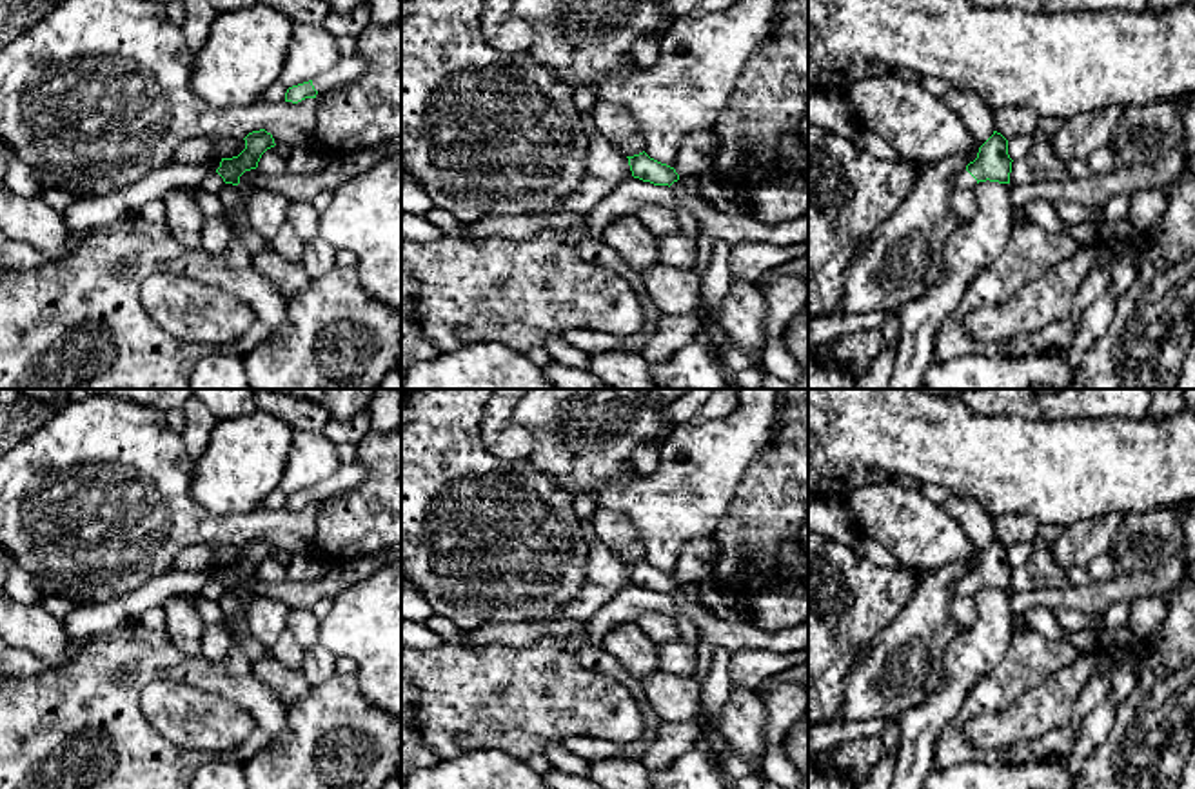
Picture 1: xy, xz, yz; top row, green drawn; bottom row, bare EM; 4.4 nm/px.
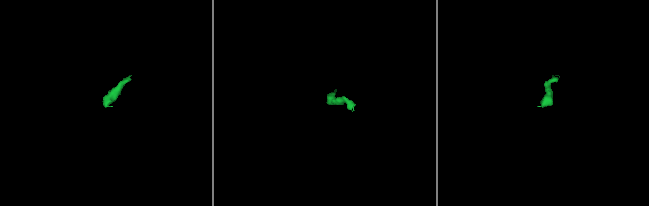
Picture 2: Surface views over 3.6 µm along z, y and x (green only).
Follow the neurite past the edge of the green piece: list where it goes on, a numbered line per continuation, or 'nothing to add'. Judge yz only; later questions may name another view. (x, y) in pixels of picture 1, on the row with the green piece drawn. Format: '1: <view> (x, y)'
1: yz (963, 179)

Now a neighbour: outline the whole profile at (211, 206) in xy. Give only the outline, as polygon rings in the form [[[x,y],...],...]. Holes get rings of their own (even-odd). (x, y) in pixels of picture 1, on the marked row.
[[[194,187],[193,195],[194,195],[205,218],[216,218],[216,216],[227,215],[227,207],[223,205],[223,202],[220,200],[218,195],[209,193],[202,187]]]

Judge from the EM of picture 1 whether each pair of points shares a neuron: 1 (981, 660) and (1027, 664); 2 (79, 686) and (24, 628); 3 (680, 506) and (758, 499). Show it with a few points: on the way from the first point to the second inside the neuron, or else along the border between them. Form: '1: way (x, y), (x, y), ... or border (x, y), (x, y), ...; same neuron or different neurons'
1: border (1016, 628), (1007, 655), (968, 691); different neurons
2: border (75, 659), (49, 669); different neurons
3: border (754, 462), (711, 535); different neurons

